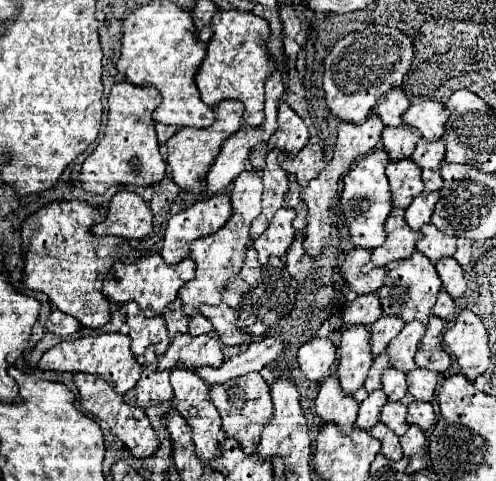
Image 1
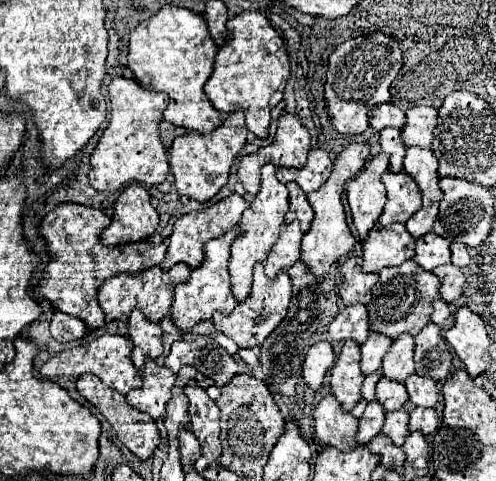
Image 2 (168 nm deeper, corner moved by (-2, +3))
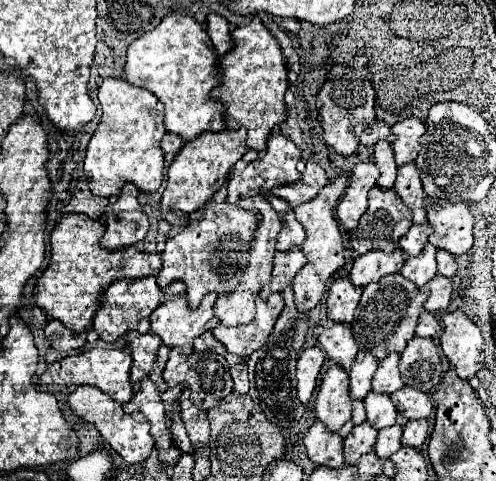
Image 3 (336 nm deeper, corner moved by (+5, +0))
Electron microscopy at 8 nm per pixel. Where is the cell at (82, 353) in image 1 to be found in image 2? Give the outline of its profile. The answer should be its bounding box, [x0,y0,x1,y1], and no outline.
[39,334,143,396]

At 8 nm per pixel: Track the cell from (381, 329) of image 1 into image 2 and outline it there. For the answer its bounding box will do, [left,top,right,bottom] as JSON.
[361,334,391,374]

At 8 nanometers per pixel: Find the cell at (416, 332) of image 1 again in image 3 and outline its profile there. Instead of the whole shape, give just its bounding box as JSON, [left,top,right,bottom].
[372,353,404,393]

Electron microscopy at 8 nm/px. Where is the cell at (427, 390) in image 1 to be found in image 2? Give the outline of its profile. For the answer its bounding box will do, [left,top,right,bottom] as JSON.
[405,376,439,408]

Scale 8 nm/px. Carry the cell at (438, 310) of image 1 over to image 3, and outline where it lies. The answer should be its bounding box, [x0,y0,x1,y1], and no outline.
[416,311,442,337]

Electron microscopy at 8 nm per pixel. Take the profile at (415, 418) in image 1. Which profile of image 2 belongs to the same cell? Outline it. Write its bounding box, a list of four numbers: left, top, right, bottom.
[409,408,437,436]

